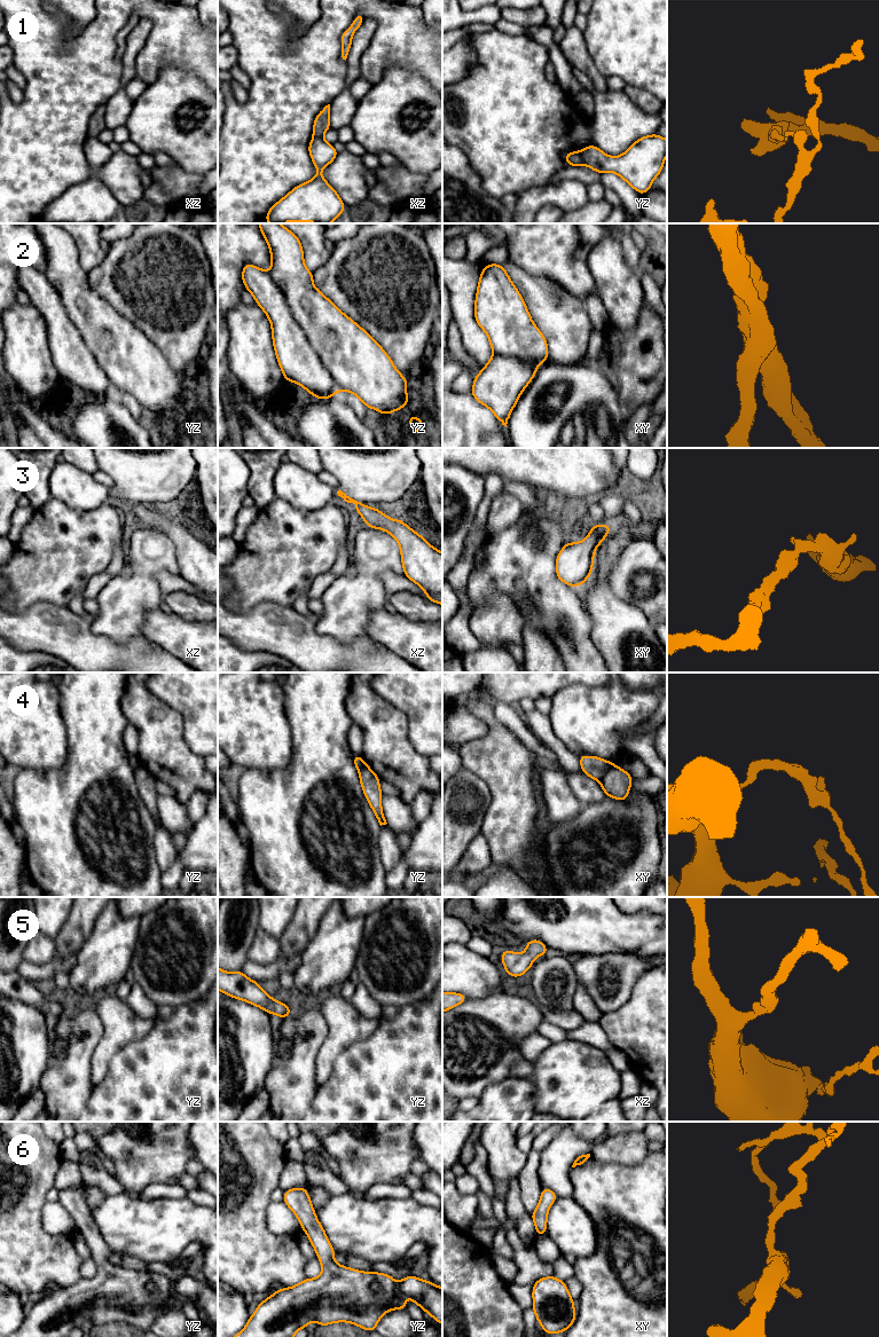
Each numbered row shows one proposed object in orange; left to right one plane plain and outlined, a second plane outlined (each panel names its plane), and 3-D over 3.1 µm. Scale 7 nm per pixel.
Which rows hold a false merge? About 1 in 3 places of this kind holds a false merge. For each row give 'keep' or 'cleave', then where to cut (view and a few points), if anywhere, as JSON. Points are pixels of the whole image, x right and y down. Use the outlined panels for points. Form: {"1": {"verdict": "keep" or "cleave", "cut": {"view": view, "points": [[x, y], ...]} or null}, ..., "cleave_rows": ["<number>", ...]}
{"1": {"verdict": "cleave", "cut": {"view": "yz", "points": [[580, 152], [583, 163]]}}, "2": {"verdict": "keep", "cut": null}, "3": {"verdict": "keep", "cut": null}, "4": {"verdict": "cleave", "cut": {"view": "xy", "points": [[614, 764], [599, 781]]}}, "5": {"verdict": "keep", "cut": null}, "6": {"verdict": "keep", "cut": null}, "cleave_rows": ["1", "4"]}

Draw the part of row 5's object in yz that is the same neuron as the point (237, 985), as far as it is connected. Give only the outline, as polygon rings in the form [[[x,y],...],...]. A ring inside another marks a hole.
[[[218,967],[218,989],[233,998],[258,1006],[268,1014],[284,1019],[290,1016],[289,1005],[269,997],[258,984],[244,975],[242,970],[228,973]]]

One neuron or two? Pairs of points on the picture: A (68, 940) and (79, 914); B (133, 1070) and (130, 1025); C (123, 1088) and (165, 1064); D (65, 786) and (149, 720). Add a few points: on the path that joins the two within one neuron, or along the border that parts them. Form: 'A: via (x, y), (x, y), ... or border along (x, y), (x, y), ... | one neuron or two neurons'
A: via (73, 934), (79, 925), (79, 920) | one neuron
B: border along (152, 1027), (141, 1038), (123, 1046), (110, 1060) | two neurons
C: via (133, 1088), (155, 1075) | one neuron
D: border along (122, 695), (122, 712), (128, 722) | two neurons

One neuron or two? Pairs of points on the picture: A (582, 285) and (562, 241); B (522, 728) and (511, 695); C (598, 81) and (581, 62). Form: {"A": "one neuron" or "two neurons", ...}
{"A": "one neuron", "B": "two neurons", "C": "one neuron"}

